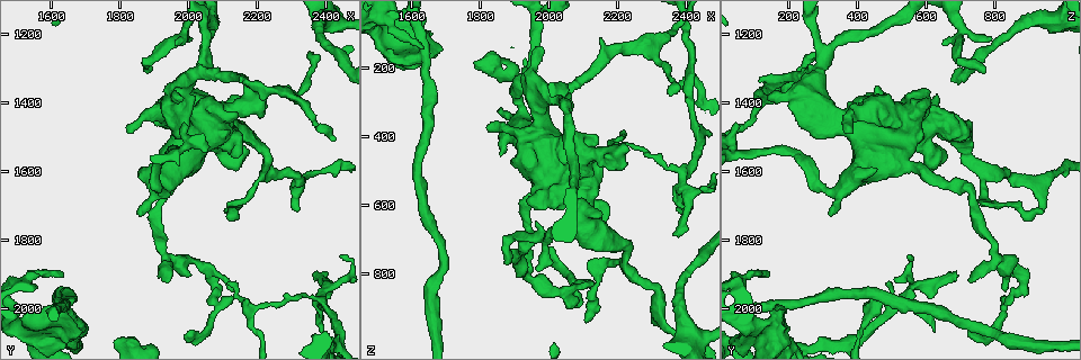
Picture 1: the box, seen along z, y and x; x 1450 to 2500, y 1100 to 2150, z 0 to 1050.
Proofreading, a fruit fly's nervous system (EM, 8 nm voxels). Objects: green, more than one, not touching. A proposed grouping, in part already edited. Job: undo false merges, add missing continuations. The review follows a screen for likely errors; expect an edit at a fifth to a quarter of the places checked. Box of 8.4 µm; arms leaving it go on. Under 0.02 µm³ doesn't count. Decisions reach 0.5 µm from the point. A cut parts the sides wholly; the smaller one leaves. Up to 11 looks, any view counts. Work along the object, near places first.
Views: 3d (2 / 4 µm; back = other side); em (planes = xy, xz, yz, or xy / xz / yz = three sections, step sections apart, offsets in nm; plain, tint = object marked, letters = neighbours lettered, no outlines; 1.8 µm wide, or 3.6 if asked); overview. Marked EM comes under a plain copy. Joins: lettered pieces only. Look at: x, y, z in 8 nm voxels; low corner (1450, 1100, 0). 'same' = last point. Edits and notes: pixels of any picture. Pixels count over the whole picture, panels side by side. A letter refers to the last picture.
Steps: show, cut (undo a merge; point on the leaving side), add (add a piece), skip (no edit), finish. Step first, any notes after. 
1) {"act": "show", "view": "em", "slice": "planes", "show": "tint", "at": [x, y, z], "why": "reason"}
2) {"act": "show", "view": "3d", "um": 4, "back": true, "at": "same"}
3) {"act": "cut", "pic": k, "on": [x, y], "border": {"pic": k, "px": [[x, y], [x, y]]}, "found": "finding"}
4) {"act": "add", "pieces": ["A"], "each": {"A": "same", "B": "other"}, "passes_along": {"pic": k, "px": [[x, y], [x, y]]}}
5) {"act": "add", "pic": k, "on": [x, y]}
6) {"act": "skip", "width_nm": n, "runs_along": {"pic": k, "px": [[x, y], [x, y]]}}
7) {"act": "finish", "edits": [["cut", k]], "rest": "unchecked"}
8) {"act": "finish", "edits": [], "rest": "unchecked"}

{"act": "show", "view": "em", "slice": "planes", "show": "letters", "at": [2205, 2000, 420]}

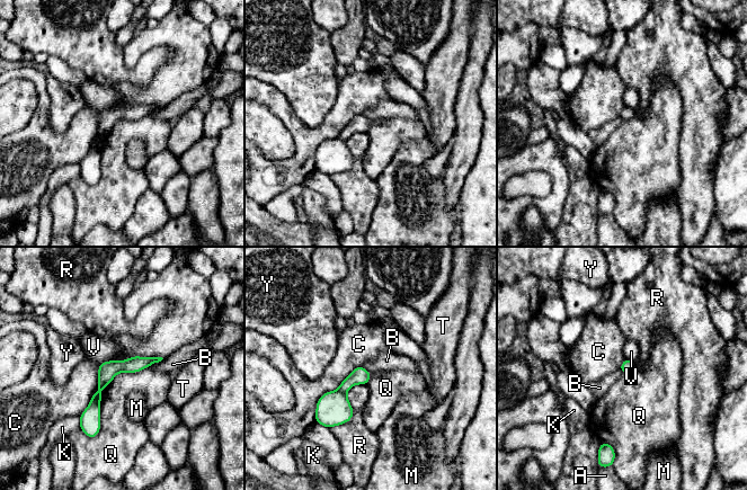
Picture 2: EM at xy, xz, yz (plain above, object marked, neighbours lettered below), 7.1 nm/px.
{"act": "cut", "pic": 2, "on": [332, 409], "each": {"A": "other", "B": "other", "C": "other", "K": "other", "M": "other", "Q": "other", "R": "other", "T": "other", "V": "other", "Y": "other"}, "border": {"pic": 2, "px": [[338, 389], [345, 393]]}, "found": "two neurons meet here"}

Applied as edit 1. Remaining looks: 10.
{"act": "show", "view": "3d", "um": 4, "at": [2365, 1895, 695], "why": "thin end"}

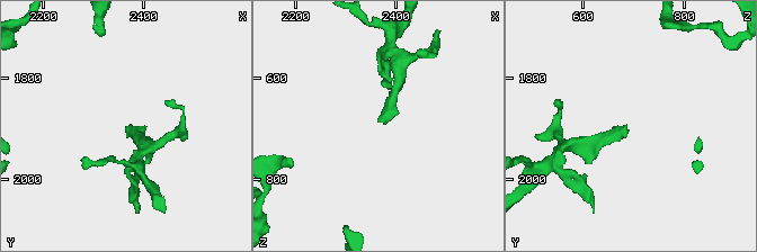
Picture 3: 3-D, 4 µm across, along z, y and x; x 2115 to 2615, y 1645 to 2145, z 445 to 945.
{"act": "show", "view": "em", "um": 3.6, "slice": "xz", "step": 16, "show": "tint", "at": [2365, 1895, 685]}

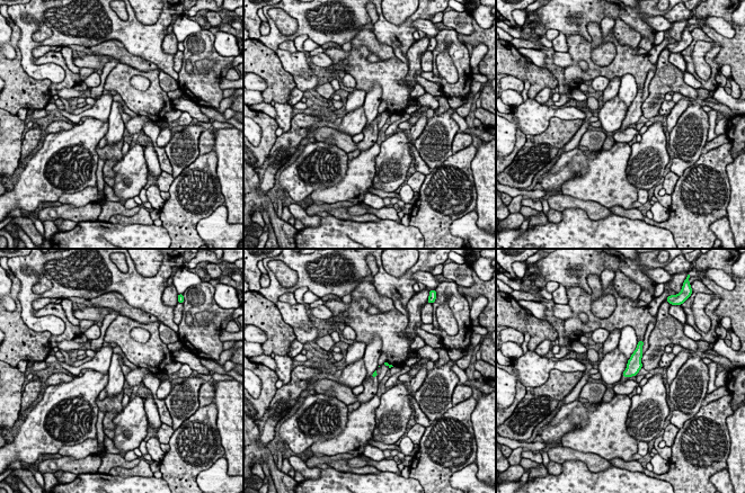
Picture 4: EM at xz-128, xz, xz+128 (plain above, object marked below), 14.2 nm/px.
{"act": "show", "view": "em", "um": 3.6, "slice": "planes", "show": "letters", "at": "same", "why": "cut it another way"}

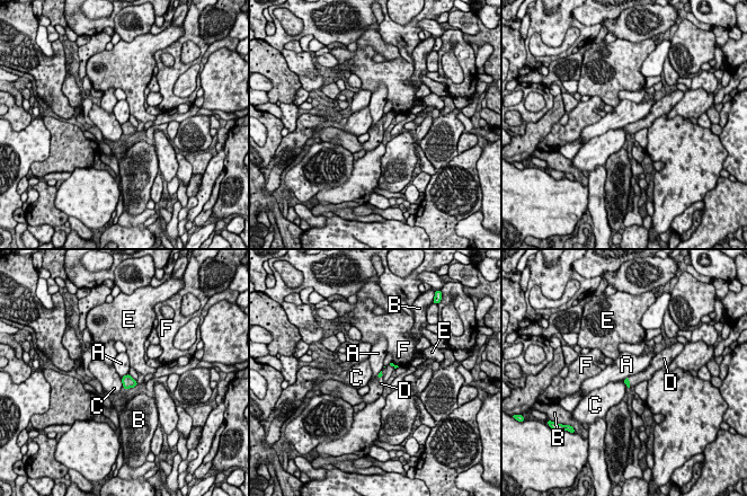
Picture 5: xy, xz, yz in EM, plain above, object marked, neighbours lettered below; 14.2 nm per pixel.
{"act": "add", "pieces": ["D"], "each": {"A": "other", "B": "other", "C": "other", "D": "same", "E": "other", "F": "other"}, "found": "it goes on there"}

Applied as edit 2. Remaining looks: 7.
{"act": "show", "view": "overview", "why": "redraw"}

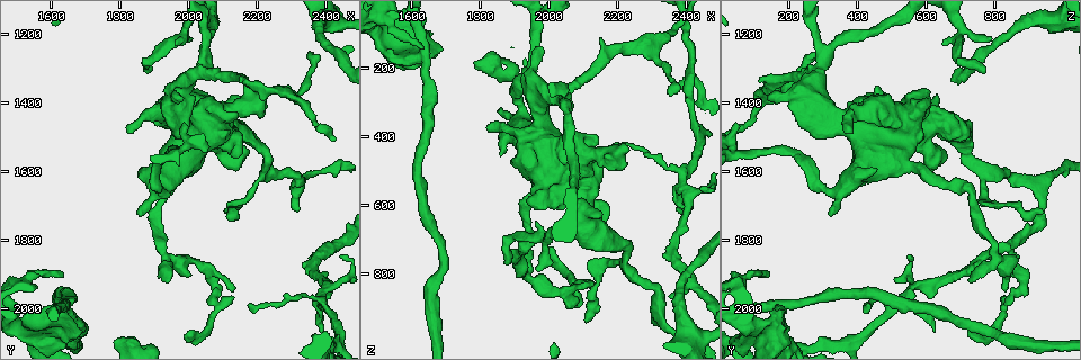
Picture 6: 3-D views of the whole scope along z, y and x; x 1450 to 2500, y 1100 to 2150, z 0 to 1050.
{"act": "show", "view": "em", "slice": "planes", "show": "tint", "at": [2370, 1175, 875]}

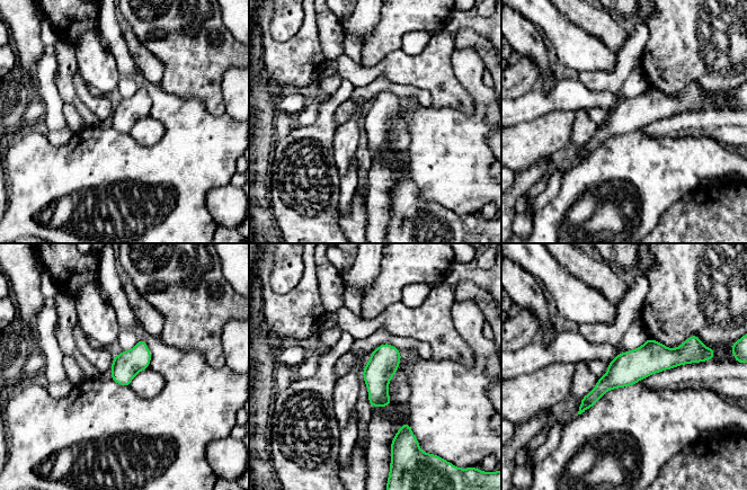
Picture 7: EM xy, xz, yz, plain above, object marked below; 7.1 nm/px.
{"act": "show", "view": "em", "slice": "planes", "show": "letters", "at": "same"}

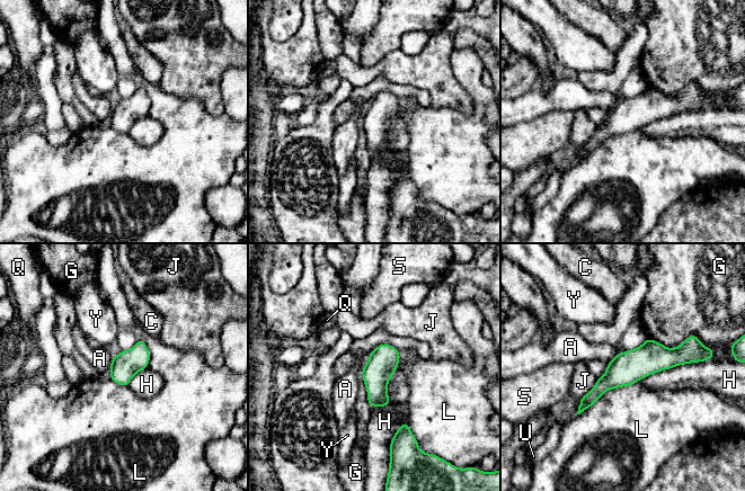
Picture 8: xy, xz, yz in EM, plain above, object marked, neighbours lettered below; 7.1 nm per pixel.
{"act": "skip", "width_nm": 190, "longest_contact_nm": ["H", 500], "each": {"A": "other", "C": "other", "G": "other", "H": "other", "J": "other", "L": "other", "Q": "other", "S": "other", "U": "other", "Y": "other"}, "found": "all the same neuron"}

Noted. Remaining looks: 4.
{"act": "show", "view": "em", "um": 3.6, "slice": "planes", "show": "tint", "at": [2020, 1310, 280], "why": "four or more arms meet"}

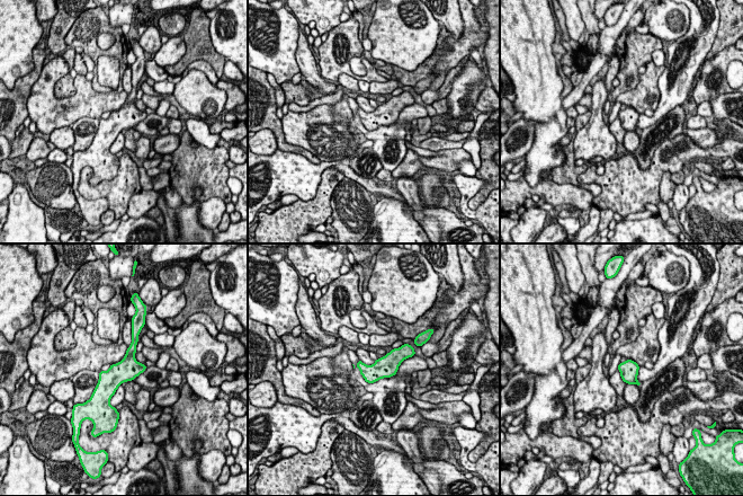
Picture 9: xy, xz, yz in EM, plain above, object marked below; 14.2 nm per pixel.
{"act": "show", "view": "em", "um": 3.6, "slice": "planes", "show": "letters", "at": "same"}

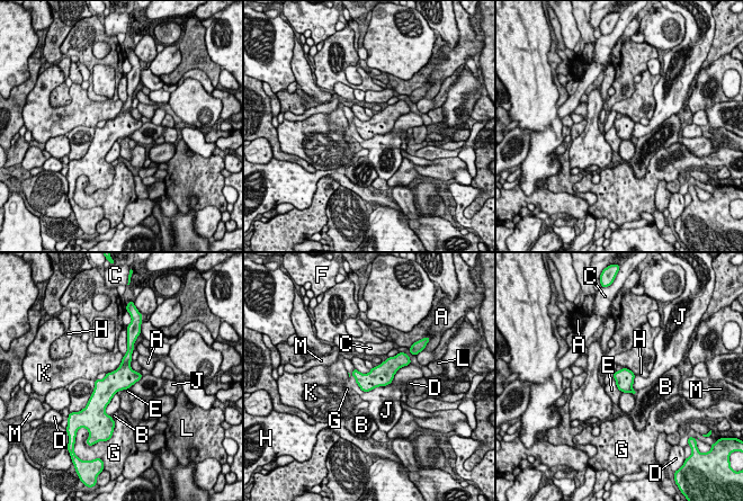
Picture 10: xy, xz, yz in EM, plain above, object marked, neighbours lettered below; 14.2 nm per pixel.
{"act": "skip", "width_nm": 260, "each": {"A": "other", "B": "other", "C": "other", "D": "other", "E": "other", "F": "other", "G": "other", "H": "other", "J": "other", "K": "other", "L": "other", "M": "other"}, "border": {"pic": 10, "px": [[355, 367], [361, 373], [370, 370]]}, "found": "one neuron here"}

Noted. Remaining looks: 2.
{"act": "finish", "edits": [["cut", 2], ["add", 5]], "rest": "unchecked"}

